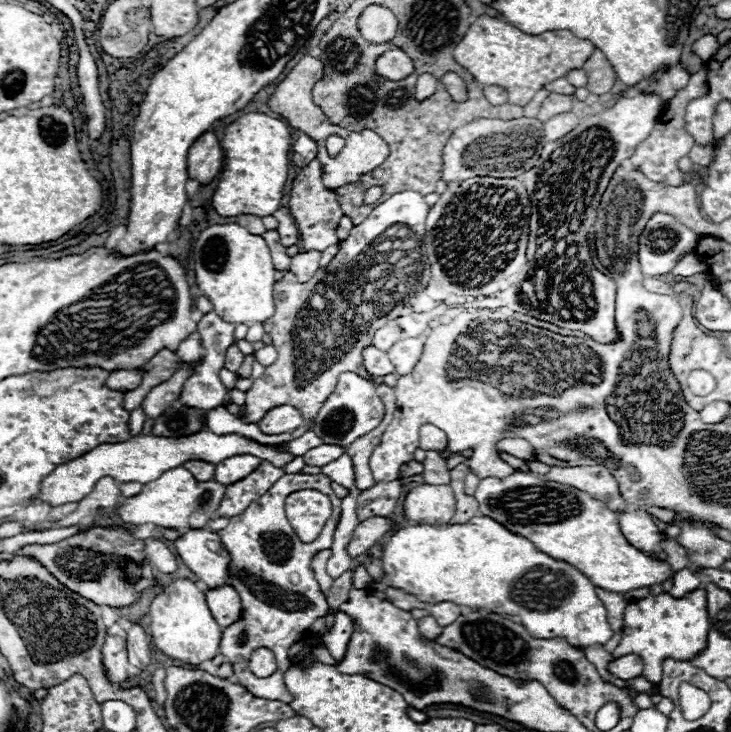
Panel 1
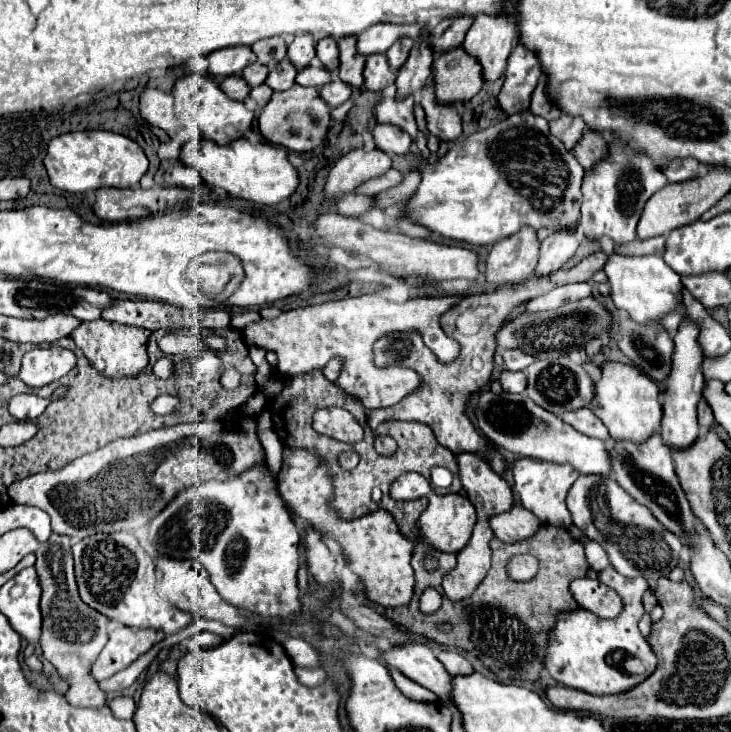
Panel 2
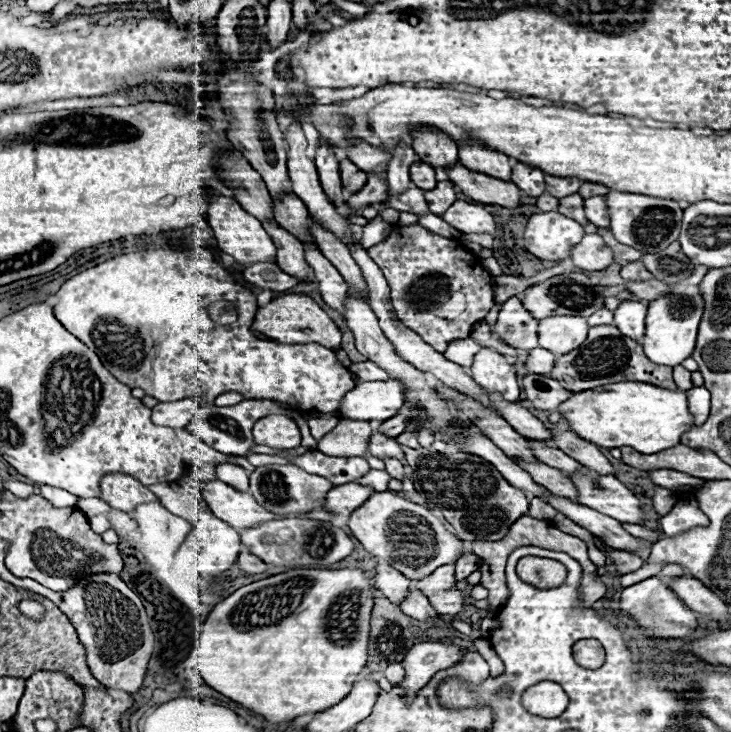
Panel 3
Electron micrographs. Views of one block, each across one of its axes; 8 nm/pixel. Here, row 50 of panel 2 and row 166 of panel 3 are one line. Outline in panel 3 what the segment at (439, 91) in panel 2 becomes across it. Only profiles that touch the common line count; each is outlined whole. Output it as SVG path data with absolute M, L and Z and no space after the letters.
M460 162L446 168L452 184L456 184L468 198L482 204L496 204L506 208L520 206L520 190L512 182L504 182L480 172L464 168Z

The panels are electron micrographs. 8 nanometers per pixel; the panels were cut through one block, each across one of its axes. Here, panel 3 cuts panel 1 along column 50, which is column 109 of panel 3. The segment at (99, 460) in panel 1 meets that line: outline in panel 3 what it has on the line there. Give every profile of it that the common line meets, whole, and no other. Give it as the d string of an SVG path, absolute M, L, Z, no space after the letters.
M110 474L100 478L100 498L108 502L112 508L122 512L132 512L134 506L154 502L154 492L148 490L148 486L140 484L136 478L128 474Z

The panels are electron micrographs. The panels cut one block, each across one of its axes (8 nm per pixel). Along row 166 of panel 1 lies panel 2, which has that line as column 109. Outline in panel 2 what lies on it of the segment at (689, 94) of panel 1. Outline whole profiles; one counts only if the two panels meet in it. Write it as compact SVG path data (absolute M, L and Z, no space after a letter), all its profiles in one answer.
M118 624L110 632L110 640L100 652L98 660L92 666L92 676L100 682L116 672L128 668L138 656L146 654L160 640L164 640L164 632L154 632L152 628L128 628Z

